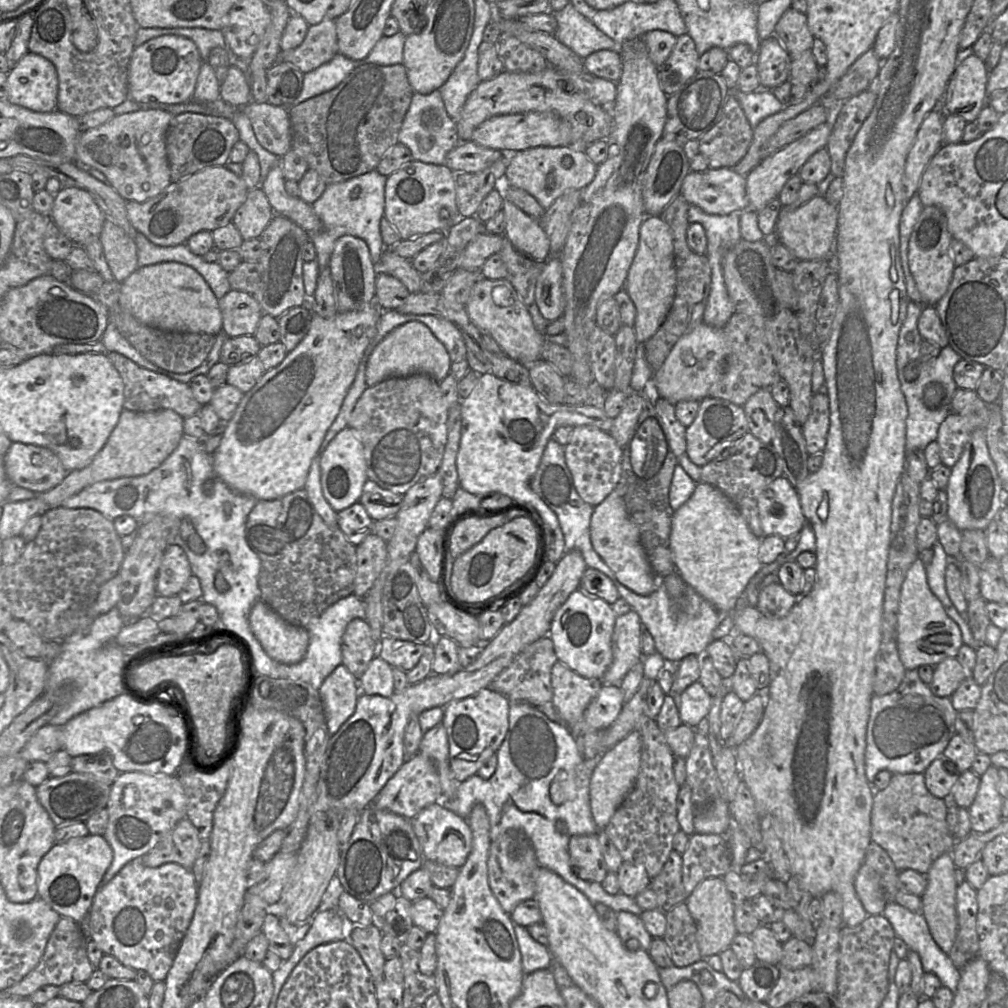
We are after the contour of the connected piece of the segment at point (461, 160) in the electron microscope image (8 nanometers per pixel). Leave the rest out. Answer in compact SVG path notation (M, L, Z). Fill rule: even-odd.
M472 141L461 142L446 156L444 165L454 173L479 172L504 157L504 153L482 147Z

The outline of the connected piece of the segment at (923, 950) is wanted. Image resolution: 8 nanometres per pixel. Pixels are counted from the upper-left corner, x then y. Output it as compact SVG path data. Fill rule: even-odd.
M888 902L882 915L890 922L896 937L901 938L909 950L918 953L924 972L935 974L942 986L955 994L961 969L956 968L937 945L923 914L912 912L896 902Z

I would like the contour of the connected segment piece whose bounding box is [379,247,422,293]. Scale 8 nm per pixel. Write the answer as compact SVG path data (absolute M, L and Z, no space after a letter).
M385 247L379 262L379 272L385 272L399 279L410 293L421 290L421 275L412 265L411 260L397 255L389 247Z

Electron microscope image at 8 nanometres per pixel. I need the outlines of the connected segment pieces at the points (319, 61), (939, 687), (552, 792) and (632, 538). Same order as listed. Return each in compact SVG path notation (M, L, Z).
M324 20L312 25L300 46L282 51L275 64L293 63L303 74L331 61L339 53L336 22Z
M956 657L947 658L935 665L933 679L929 687L936 696L951 697L968 675L970 674Z
M602 755L583 759L573 770L560 771L549 788L549 796L553 804L561 805L575 796L582 786L589 786L592 773L601 757Z
M617 488L594 507L590 520L590 539L594 550L624 586L639 595L649 595L655 591L660 579L651 568L640 542L639 529L629 519Z

